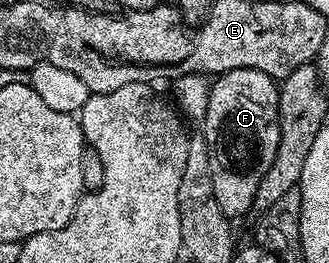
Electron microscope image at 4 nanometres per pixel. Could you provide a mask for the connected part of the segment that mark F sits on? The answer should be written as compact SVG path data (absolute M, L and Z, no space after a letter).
M231 69L220 72L216 78L217 80L212 80L209 89L209 104L203 120L205 144L211 165L211 185L215 189L215 201L219 201L219 209L223 209L225 215L236 217L253 211L253 197L259 189L259 181L263 181L279 149L279 87L270 75L259 73L259 69Z

